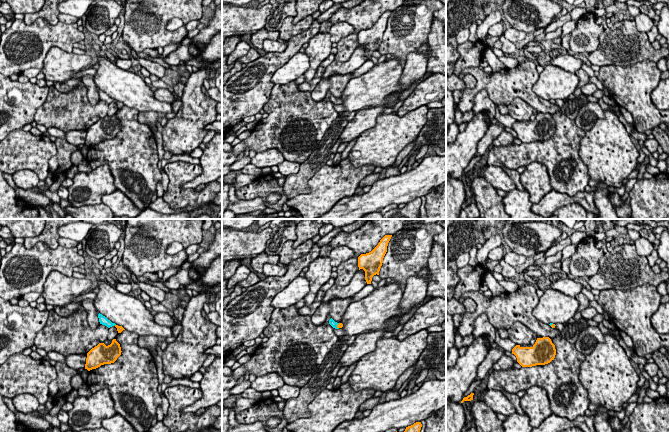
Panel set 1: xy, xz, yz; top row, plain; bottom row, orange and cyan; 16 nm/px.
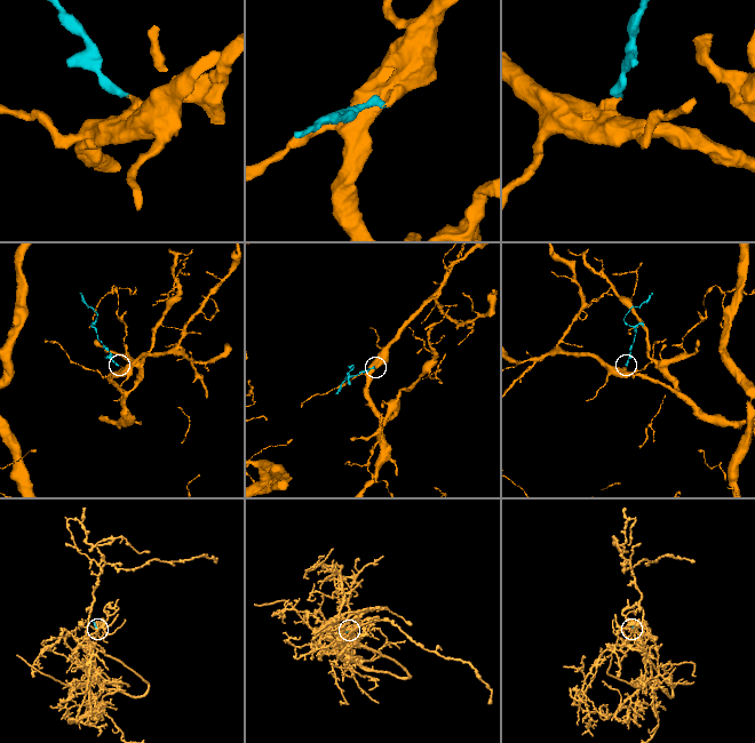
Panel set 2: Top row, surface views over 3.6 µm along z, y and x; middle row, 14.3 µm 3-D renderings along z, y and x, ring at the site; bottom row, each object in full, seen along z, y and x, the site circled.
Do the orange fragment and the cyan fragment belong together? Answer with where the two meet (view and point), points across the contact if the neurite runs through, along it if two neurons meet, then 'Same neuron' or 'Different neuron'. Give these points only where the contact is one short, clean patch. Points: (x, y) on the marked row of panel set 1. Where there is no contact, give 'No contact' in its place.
Touches orange at xz (337, 326). Path across: xz (340, 325), (337, 326), (334, 324). Same neuron

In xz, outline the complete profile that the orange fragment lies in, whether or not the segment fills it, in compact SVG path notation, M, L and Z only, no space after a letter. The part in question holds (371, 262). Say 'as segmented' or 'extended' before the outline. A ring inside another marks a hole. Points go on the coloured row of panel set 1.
as segmented; M385 235L371 252L361 254L358 257L358 267L359 270L363 269L365 271L365 280L367 284L371 284L374 275L379 275L391 237L392 235Z

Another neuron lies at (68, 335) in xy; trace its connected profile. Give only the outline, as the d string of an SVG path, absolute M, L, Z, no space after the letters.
M83 306L67 317L50 310L45 327L36 334L35 346L63 356L87 355L92 348L107 340L108 332L109 328L102 324L96 329L90 328Z

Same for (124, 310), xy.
M99 282L98 288L99 292L93 300L94 306L112 323L141 337L156 336L166 339L173 336L172 328L157 324L144 303L135 296L123 294L104 282Z

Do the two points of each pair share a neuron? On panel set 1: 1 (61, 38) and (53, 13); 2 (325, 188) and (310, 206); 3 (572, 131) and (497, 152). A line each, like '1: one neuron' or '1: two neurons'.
1: two neurons
2: one neuron
3: one neuron

